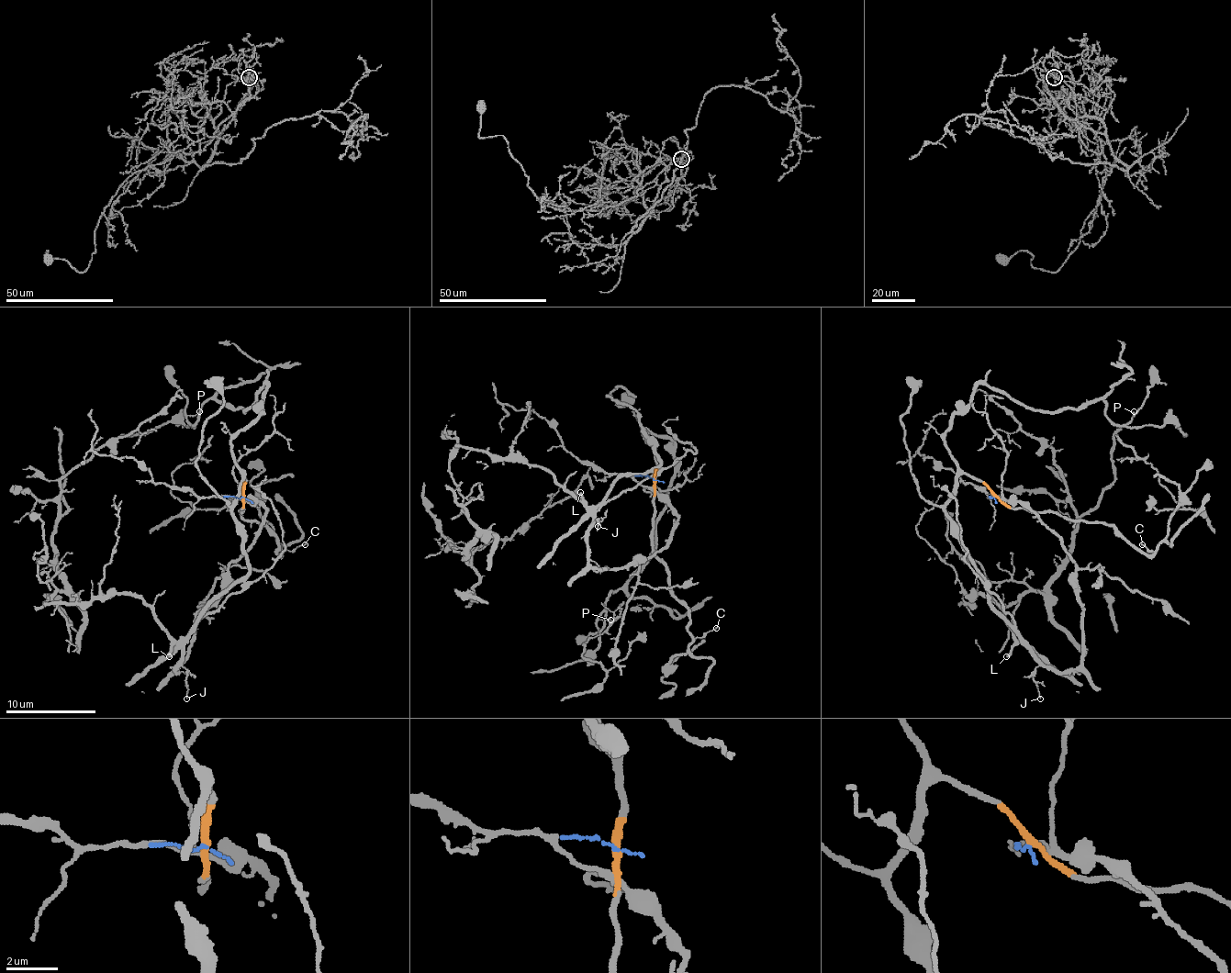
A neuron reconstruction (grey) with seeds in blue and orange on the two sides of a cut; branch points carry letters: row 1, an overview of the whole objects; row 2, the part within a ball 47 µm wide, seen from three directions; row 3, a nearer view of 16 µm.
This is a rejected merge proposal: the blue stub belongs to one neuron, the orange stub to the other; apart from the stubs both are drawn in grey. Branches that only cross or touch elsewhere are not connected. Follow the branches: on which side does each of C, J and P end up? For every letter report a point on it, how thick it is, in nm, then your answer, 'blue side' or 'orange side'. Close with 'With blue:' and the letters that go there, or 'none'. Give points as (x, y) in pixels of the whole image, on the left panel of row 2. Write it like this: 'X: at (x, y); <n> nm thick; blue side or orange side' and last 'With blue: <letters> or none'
C: at (305, 544); 110 nm thick; orange side
J: at (186, 698); 110 nm thick; blue side
P: at (199, 411); 110 nm thick; orange side
With blue: J

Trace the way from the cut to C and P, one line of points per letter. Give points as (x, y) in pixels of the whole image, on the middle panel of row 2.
C: (654, 479), (654, 553), (665, 564), (669, 592), (689, 614), (687, 632), (694, 639), (716, 628)
P: (654, 479), (655, 452), (644, 430), (671, 441), (676, 466), (655, 549), (610, 592), (598, 617), (610, 619)

